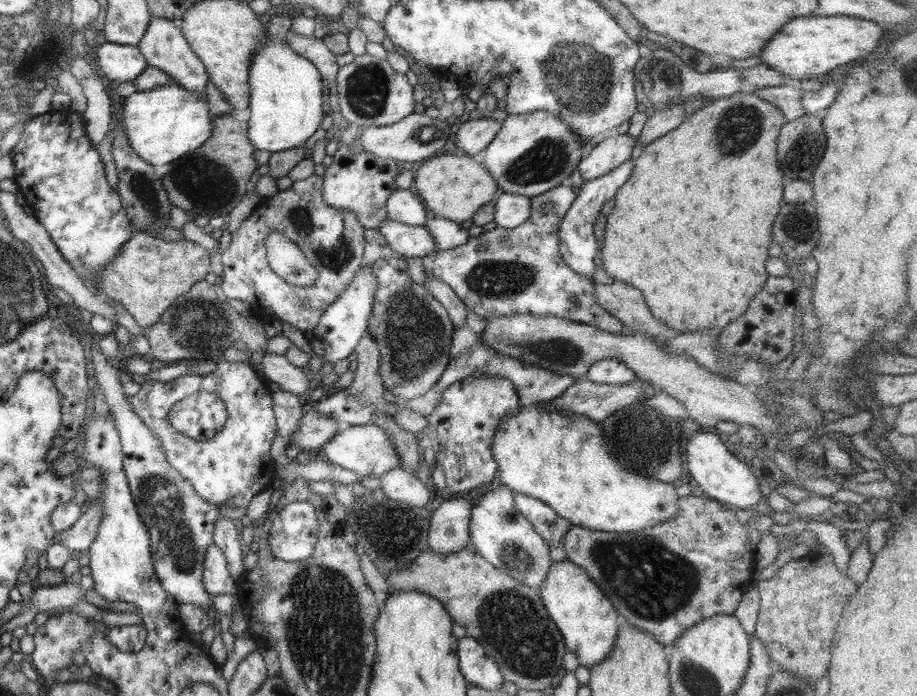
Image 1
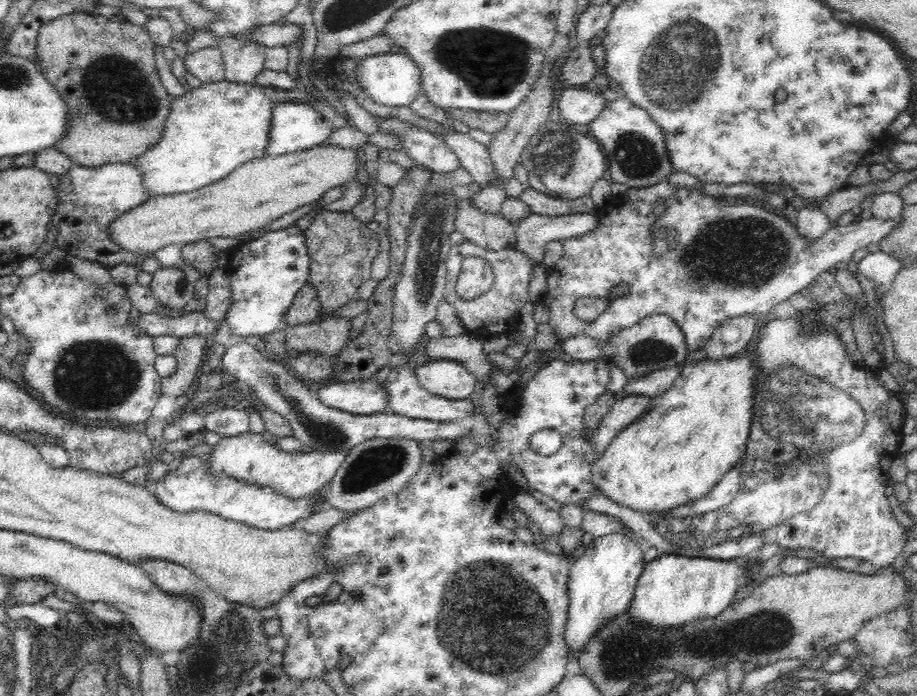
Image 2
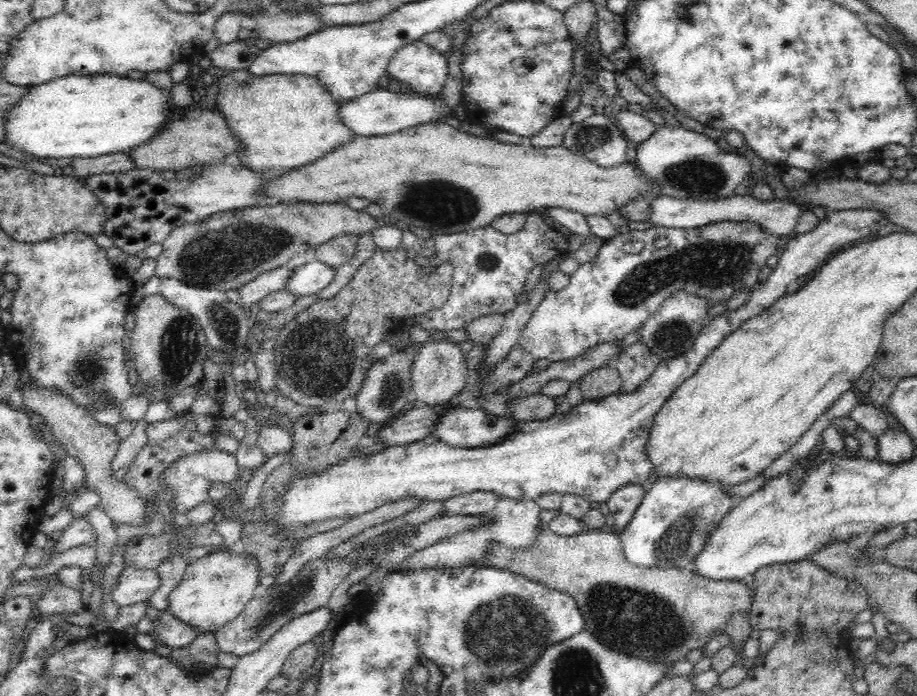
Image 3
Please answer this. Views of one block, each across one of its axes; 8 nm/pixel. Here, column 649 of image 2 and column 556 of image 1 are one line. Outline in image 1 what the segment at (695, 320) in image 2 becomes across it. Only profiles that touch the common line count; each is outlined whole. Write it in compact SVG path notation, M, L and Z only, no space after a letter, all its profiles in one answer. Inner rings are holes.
M569 183L530 197L530 216L524 225L512 230L497 227L483 231L463 246L430 252L424 258L425 274L451 286L467 311L483 319L516 314L556 316L596 326L609 333L625 331L620 320L596 303L596 283L574 273L560 255L560 220L576 198ZM548 202L552 204L552 210L542 212L542 206ZM478 243L487 244L488 248L478 250Z

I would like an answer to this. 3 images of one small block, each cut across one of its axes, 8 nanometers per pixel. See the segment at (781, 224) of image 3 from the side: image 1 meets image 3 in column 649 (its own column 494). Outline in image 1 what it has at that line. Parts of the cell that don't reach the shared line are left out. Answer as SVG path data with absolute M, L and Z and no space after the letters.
M502 193L500 198L495 198L496 214L494 222L498 227L512 230L524 225L530 216L530 197L514 193Z

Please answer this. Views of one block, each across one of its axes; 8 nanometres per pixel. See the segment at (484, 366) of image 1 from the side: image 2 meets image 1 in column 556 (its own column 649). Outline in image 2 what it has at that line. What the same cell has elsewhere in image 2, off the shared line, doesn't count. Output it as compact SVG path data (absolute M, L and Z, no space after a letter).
M684 365L678 368L666 368L666 370L648 373L638 379L630 379L629 384L624 386L621 396L642 394L653 399L662 396L681 376L683 368Z

